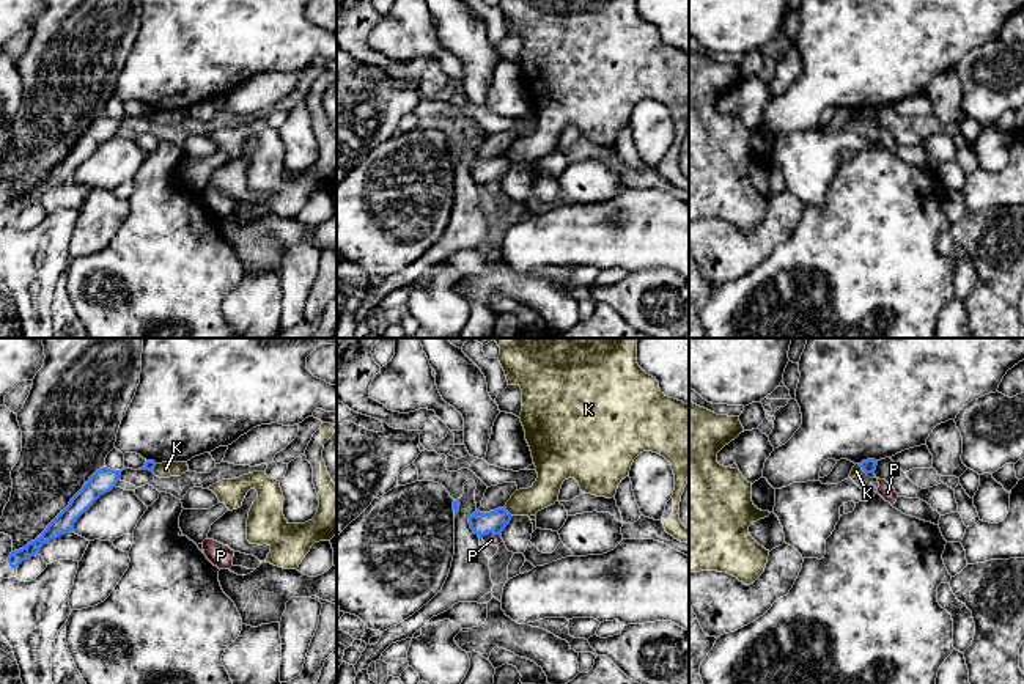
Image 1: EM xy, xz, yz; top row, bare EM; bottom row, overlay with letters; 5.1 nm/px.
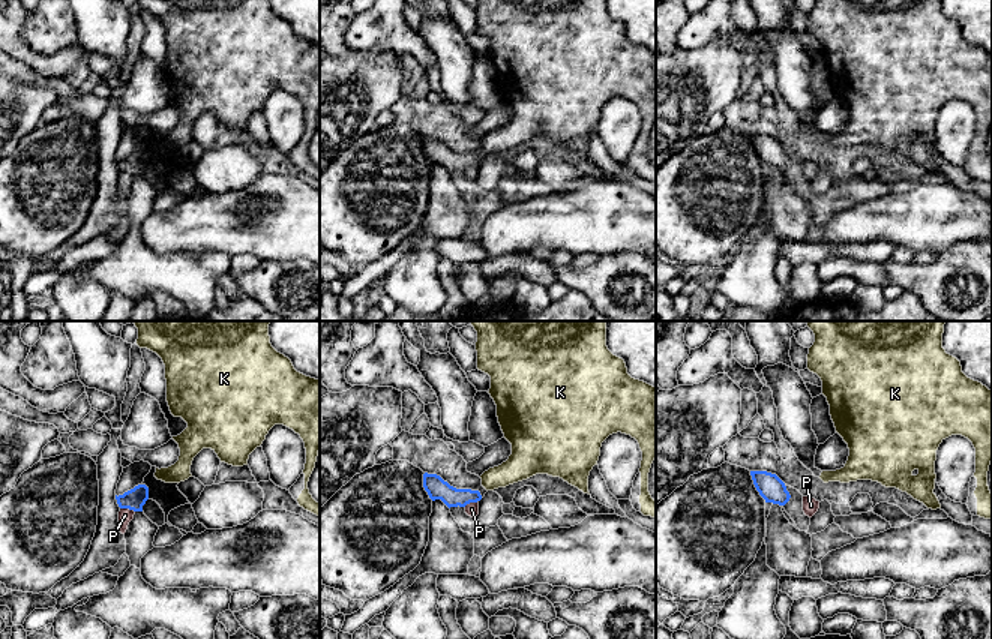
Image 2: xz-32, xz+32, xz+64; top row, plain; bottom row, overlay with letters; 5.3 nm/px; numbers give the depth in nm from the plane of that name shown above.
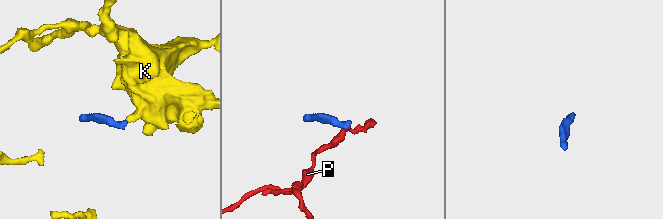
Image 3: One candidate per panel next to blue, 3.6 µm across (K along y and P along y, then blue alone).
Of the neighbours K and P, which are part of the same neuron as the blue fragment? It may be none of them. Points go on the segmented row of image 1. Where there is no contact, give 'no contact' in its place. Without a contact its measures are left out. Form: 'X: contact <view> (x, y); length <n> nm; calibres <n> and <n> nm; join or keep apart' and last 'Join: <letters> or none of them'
K: contact xz (507, 511); length 70 nm; calibres 120 and 140 nm; keep apart
P: contact xz (491, 532); length 100 nm; calibres 120 and 60 nm; keep apart
Join: none of them

